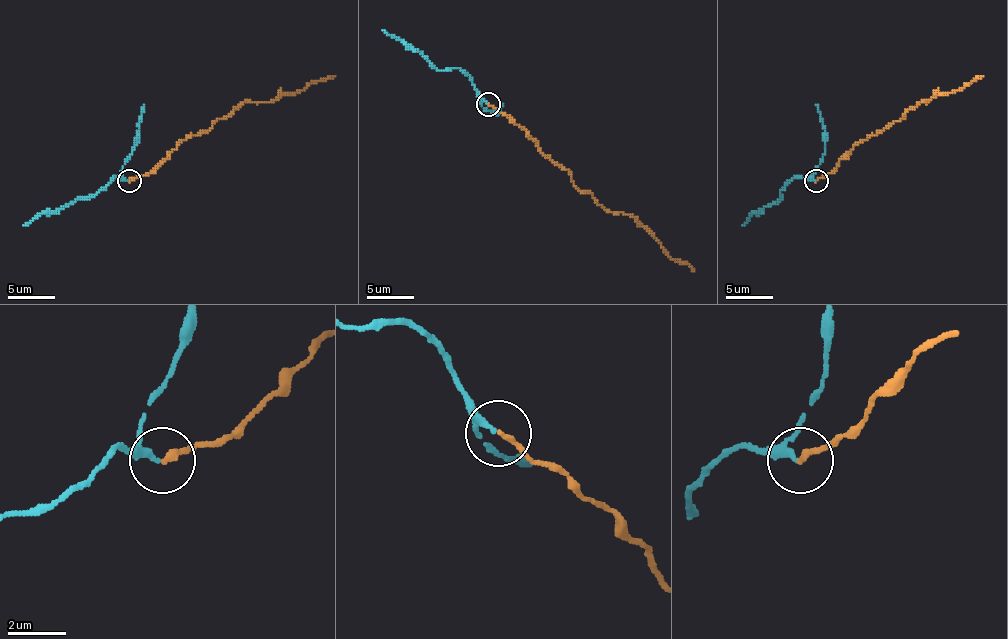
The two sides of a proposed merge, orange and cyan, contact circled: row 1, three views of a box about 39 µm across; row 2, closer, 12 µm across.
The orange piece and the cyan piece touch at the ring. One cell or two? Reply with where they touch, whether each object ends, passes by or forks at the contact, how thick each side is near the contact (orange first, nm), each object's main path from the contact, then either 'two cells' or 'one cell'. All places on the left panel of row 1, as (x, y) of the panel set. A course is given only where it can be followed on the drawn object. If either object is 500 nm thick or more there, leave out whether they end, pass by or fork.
(129, 181) | orange ends | cyan passes by | 180/160 nm | orange via (129, 180), (148, 175), (186, 137), (205, 133), (240, 104), (276, 100), (335, 76) | cyan via (127, 180), (113, 178), (99, 190), (77, 197), (58, 208), (44, 211), (23, 225) | one cell

